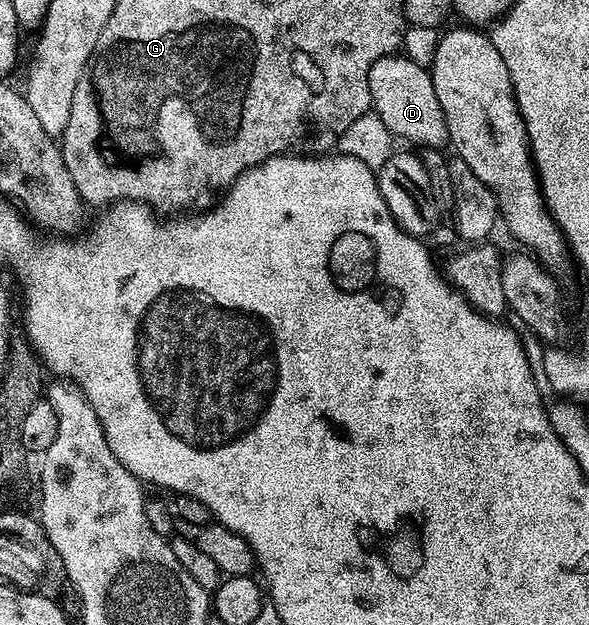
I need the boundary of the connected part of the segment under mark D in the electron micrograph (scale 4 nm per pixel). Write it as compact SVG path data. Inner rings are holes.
M405 54L383 56L370 66L368 81L372 99L371 111L376 112L378 118L382 118L382 122L386 122L386 130L390 130L397 141L409 140L410 143L416 144L412 146L439 149L443 149L448 144L446 118L442 106L438 106L438 94L434 94L432 74L427 67L412 62Z

